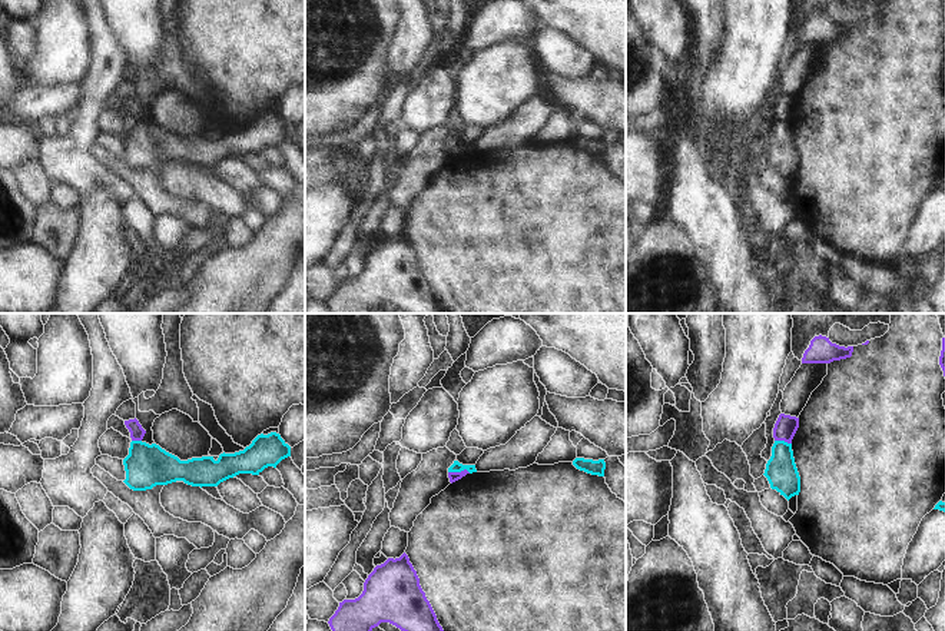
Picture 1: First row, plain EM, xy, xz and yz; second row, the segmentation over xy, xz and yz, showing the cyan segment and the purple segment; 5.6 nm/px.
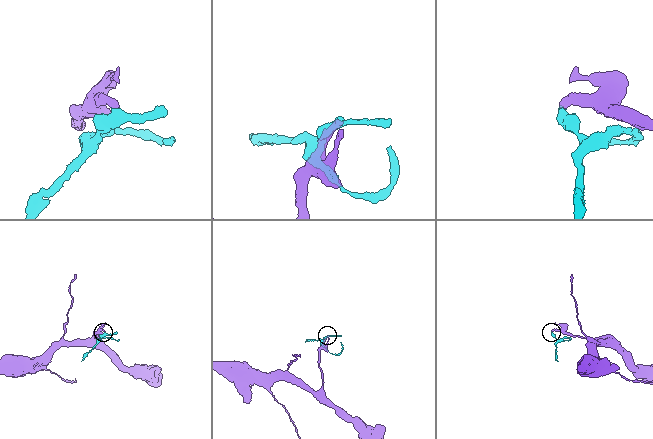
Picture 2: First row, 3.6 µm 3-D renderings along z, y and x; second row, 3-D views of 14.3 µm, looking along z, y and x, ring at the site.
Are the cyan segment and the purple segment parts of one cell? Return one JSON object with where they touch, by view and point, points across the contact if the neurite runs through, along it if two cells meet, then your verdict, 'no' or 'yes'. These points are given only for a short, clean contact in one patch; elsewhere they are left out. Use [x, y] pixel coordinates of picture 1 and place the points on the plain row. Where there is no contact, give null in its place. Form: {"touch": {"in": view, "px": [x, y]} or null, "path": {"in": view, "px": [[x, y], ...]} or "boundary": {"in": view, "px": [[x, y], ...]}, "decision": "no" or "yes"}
{"touch": {"in": "xz", "px": [460, 150]}, "boundary": {"in": "xz", "px": [[448, 150], [467, 149], [470, 152]]}, "decision": "no"}

